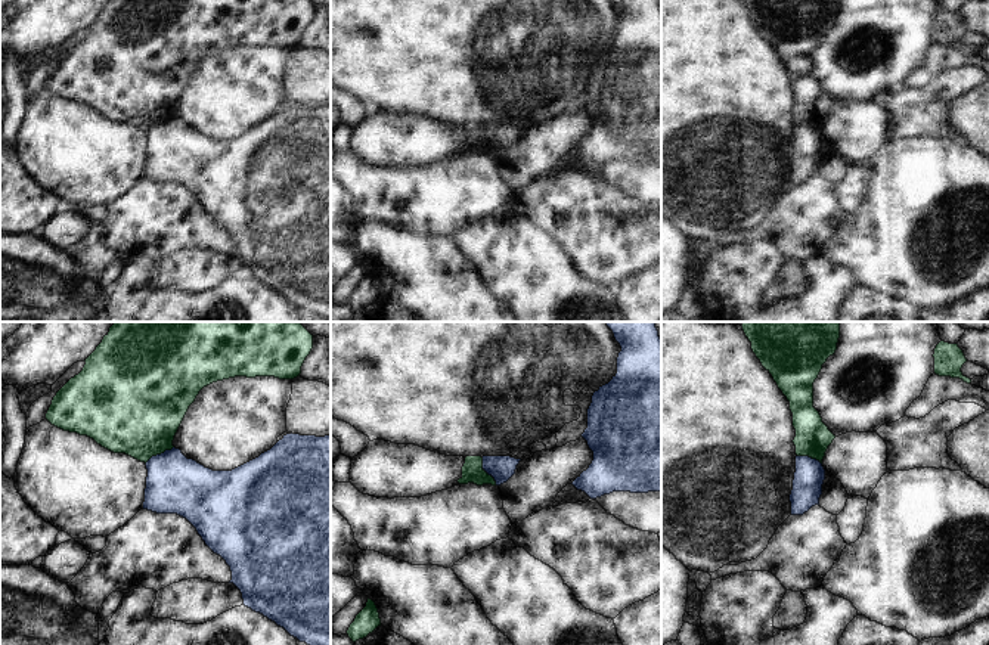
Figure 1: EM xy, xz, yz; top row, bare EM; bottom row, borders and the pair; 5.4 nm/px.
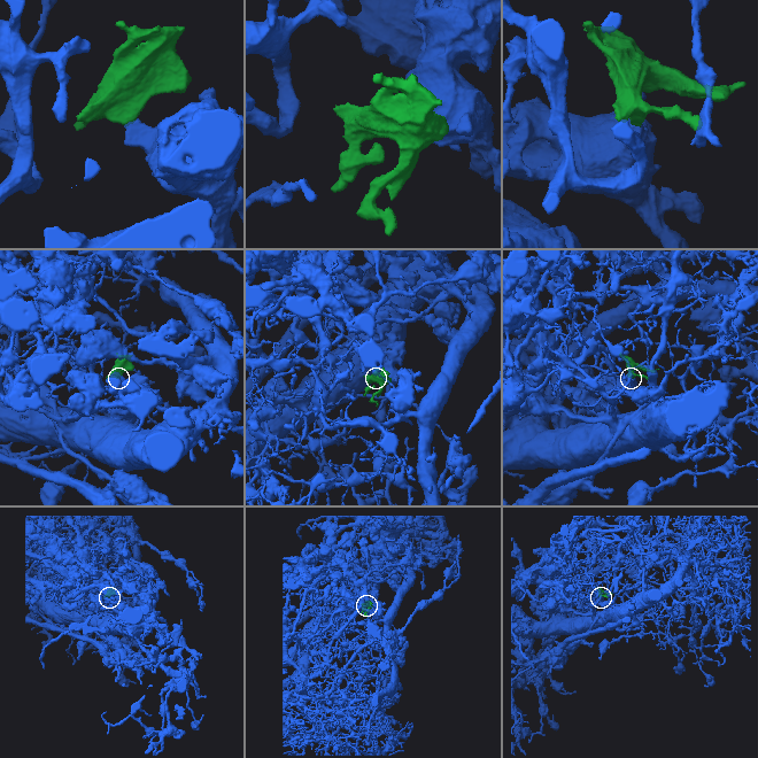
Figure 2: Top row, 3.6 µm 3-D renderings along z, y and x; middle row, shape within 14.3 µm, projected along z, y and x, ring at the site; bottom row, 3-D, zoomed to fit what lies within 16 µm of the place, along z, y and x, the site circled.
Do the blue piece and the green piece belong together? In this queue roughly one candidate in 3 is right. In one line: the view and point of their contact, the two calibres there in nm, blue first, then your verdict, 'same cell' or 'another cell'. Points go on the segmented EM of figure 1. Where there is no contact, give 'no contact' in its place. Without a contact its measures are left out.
xy (158, 455) | 320/460 nm | another cell

